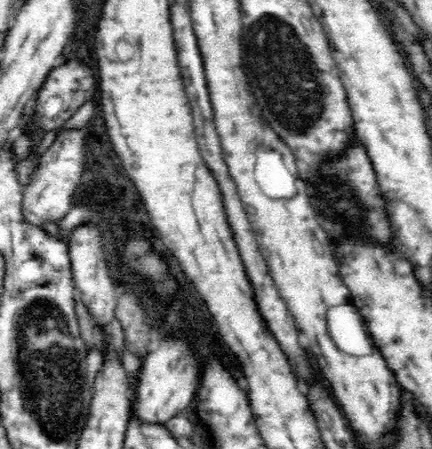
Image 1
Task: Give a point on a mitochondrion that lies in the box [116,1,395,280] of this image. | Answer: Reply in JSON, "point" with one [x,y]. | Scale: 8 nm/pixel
{"point":[289,81]}

